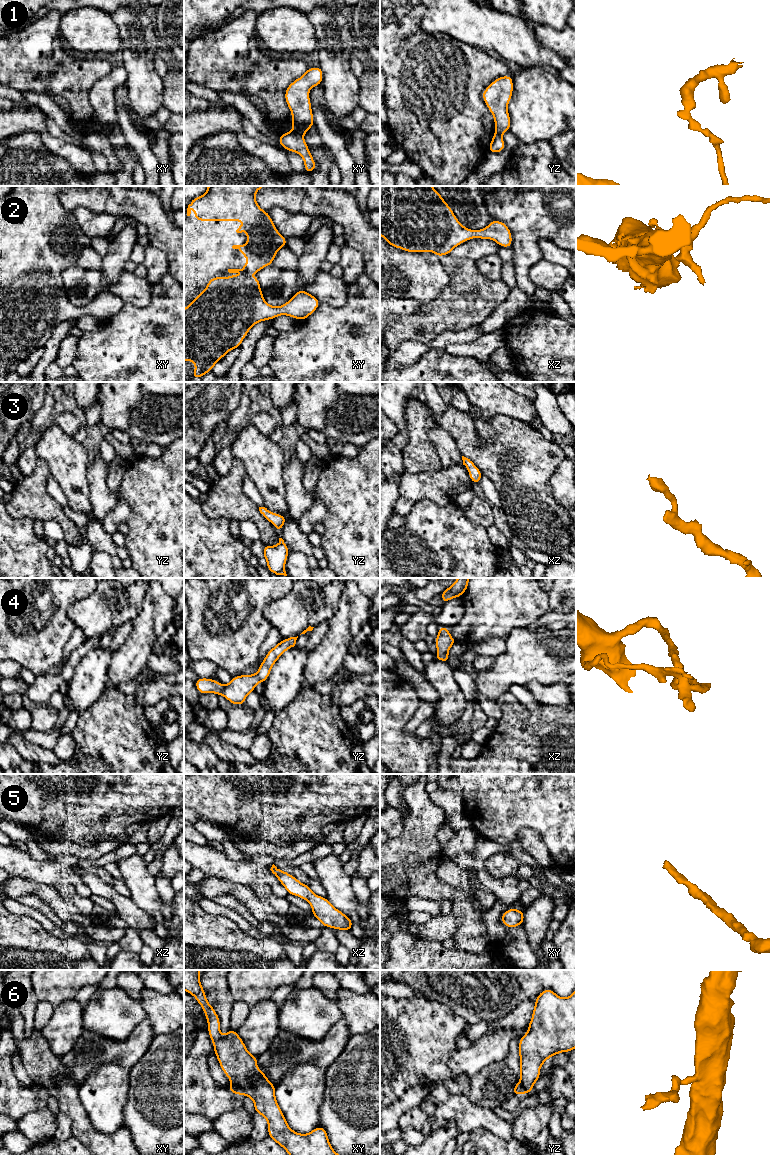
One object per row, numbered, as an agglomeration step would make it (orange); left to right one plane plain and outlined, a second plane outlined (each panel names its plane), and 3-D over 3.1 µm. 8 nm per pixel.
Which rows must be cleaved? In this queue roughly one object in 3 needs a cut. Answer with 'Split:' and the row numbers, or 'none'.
Split: 1, 6

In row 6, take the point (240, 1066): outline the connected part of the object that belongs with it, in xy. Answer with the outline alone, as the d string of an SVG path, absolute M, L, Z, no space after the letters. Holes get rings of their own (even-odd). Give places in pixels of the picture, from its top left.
M184 970L184 990L196 998L208 1022L209 1037L213 1042L214 1054L221 1069L236 1085L239 1094L250 1097L254 1110L268 1122L268 1135L284 1148L288 1155L339 1155L332 1148L328 1134L318 1126L308 1134L293 1131L280 1109L275 1088L257 1067L258 1057L250 1054L237 1032L229 1029L226 1035L220 1032L220 1018L209 1004L200 983L201 970Z

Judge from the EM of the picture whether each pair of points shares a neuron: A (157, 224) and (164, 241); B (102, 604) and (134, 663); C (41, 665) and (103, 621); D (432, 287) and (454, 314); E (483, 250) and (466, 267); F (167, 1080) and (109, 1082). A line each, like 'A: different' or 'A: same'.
A: same
B: different
C: different
D: different
E: different
F: different

